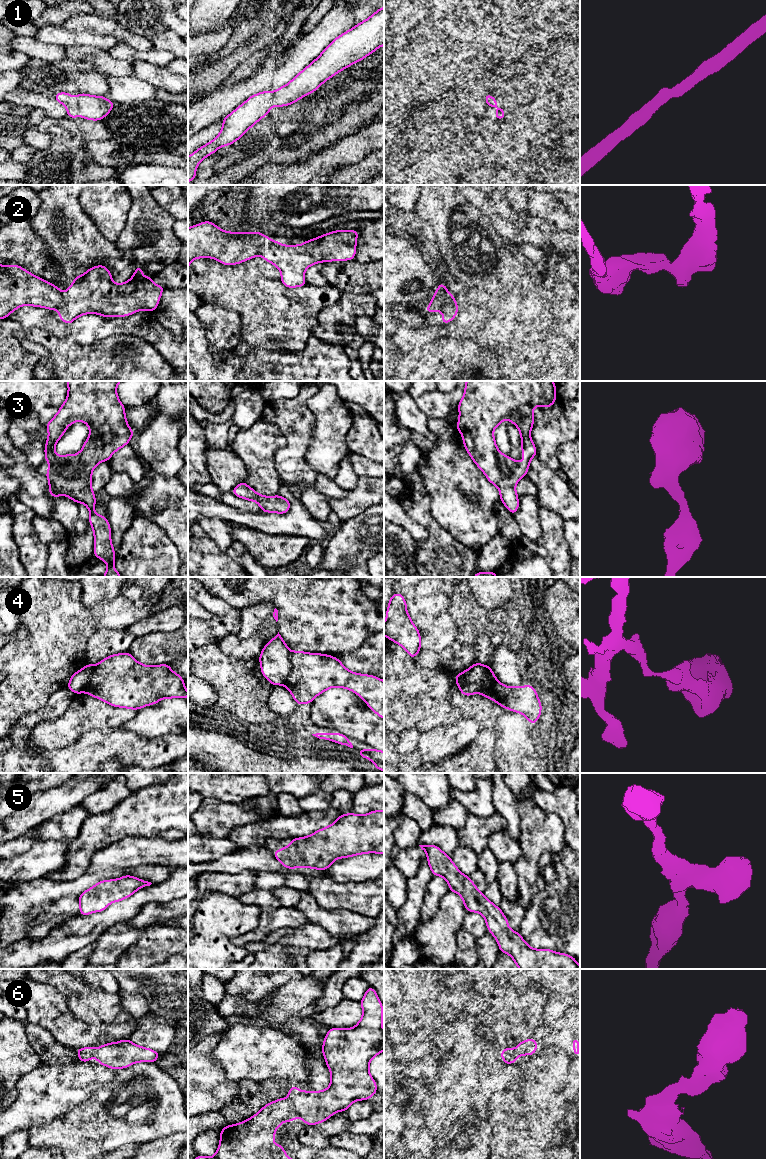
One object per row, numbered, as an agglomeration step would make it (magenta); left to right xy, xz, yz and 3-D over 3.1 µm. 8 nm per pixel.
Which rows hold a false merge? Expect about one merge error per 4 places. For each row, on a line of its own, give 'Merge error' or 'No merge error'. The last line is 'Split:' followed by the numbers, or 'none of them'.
1: No merge error
2: No merge error
3: No merge error
4: Merge error
5: No merge error
6: No merge error
Split: 4

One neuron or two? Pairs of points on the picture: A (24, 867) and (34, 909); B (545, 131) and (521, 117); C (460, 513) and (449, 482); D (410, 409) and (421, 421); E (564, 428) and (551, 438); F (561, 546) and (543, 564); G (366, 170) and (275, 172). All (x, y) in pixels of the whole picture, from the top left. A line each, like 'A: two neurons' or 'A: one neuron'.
A: two neurons
B: one neuron
C: one neuron
D: one neuron
E: one neuron
F: two neurons
G: two neurons

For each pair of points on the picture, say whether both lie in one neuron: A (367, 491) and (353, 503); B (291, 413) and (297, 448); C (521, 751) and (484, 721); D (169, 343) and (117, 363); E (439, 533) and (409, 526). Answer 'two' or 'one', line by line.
A: one
B: one
C: one
D: two
E: two

